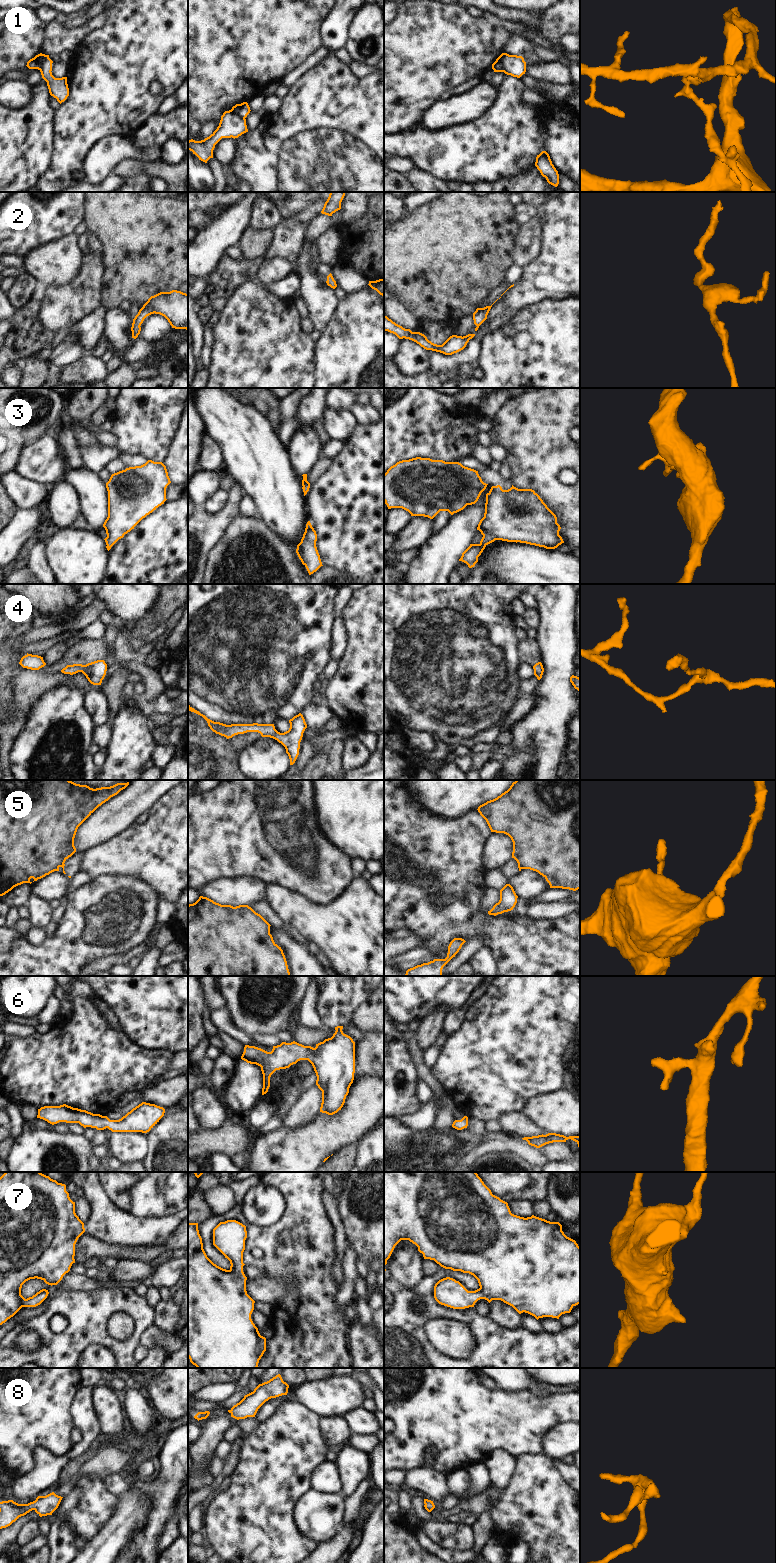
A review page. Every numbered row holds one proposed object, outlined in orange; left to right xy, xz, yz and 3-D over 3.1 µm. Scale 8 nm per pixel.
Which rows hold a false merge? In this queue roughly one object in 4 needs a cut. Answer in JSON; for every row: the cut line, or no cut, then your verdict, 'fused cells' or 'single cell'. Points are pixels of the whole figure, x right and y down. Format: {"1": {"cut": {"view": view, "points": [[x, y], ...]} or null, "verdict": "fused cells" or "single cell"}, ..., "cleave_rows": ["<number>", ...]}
{"1": {"cut": {"view": "xy", "points": [[48, 56], [43, 59], [39, 69]]}, "verdict": "fused cells"}, "2": {"cut": null, "verdict": "single cell"}, "3": {"cut": null, "verdict": "single cell"}, "4": {"cut": null, "verdict": "single cell"}, "5": {"cut": {"view": "xy", "points": [[63, 862], [55, 870]]}, "verdict": "fused cells"}, "6": {"cut": null, "verdict": "single cell"}, "7": {"cut": null, "verdict": "single cell"}, "8": {"cut": null, "verdict": "single cell"}, "cleave_rows": ["1", "5"]}

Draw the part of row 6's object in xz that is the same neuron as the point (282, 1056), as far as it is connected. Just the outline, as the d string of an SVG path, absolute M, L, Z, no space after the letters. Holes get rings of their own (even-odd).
M343 1026L335 1027L333 1036L315 1048L295 1041L273 1046L271 1052L245 1045L241 1059L261 1067L262 1095L268 1092L270 1077L276 1070L308 1060L317 1076L316 1085L322 1091L320 1112L333 1115L343 1107L355 1073L355 1042L342 1029Z

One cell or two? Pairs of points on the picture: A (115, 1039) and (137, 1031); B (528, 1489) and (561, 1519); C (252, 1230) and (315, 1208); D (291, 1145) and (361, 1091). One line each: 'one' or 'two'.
A: two
B: one
C: one
D: one

